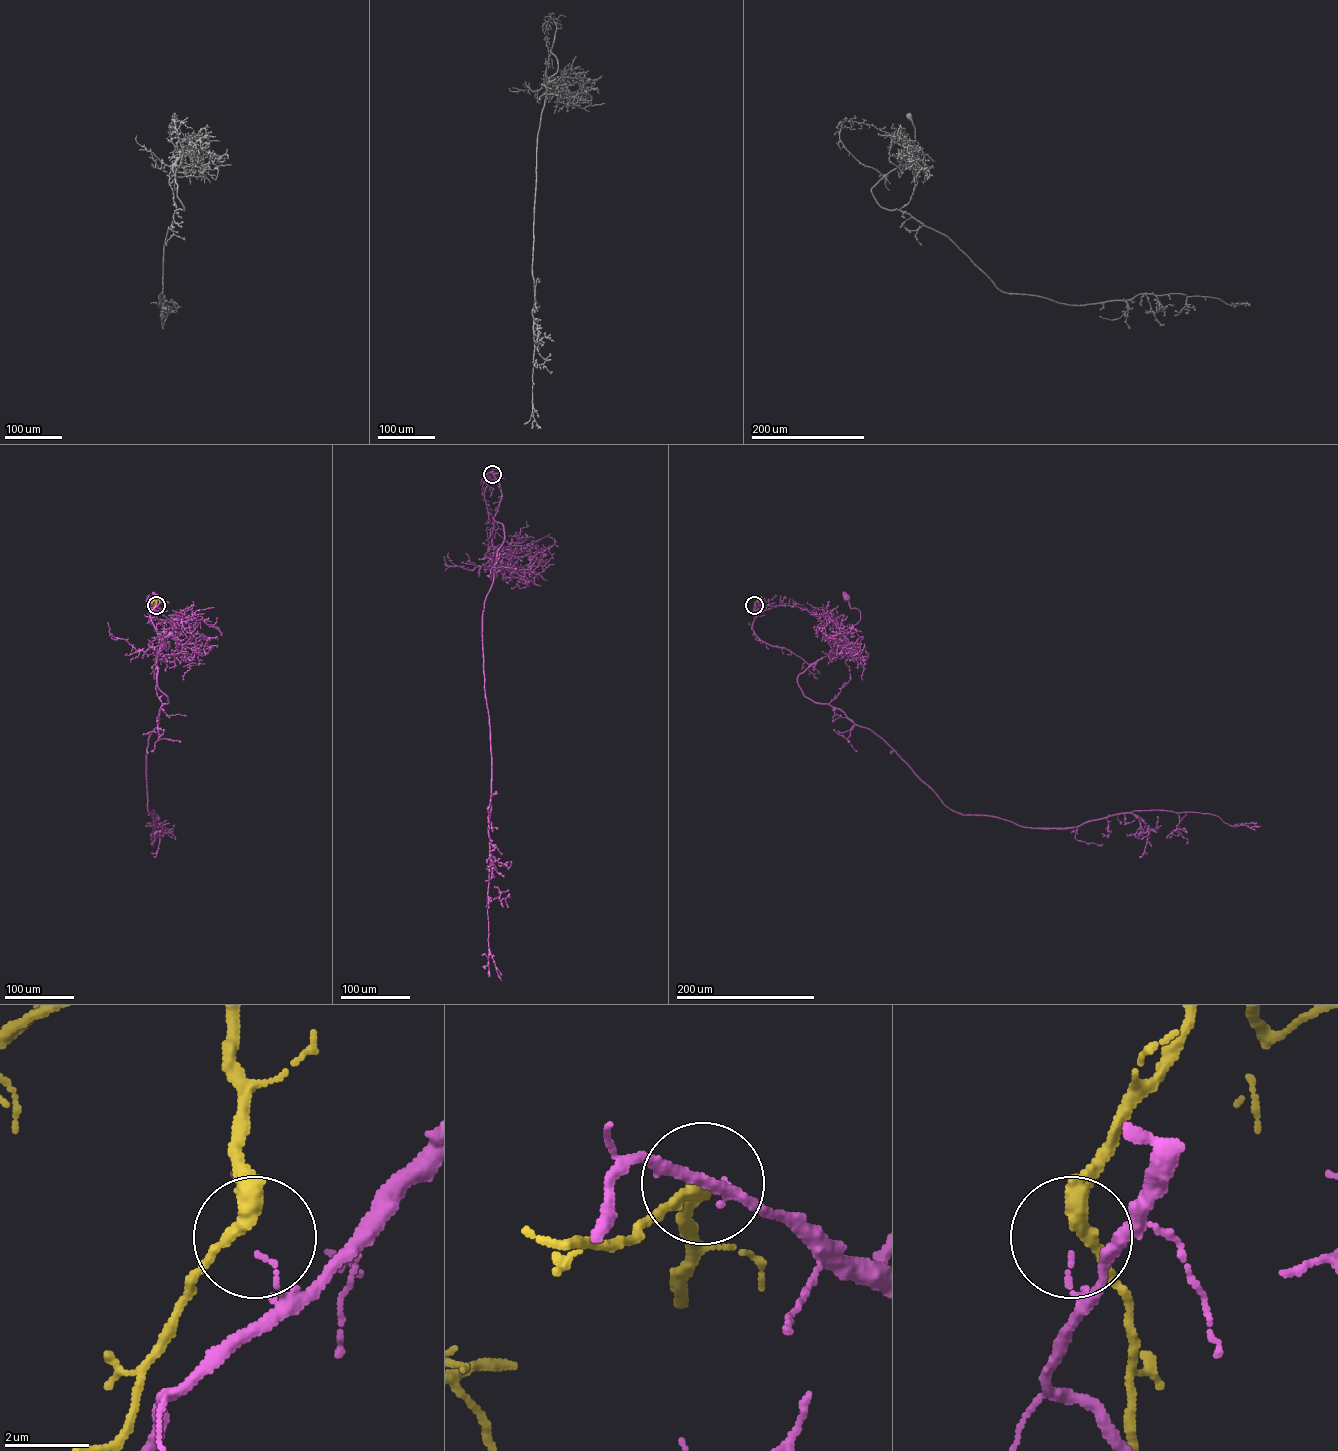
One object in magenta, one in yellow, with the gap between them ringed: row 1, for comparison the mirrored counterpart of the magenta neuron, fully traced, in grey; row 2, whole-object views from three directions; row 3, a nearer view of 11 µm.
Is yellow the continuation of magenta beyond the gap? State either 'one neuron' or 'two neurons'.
two neurons

